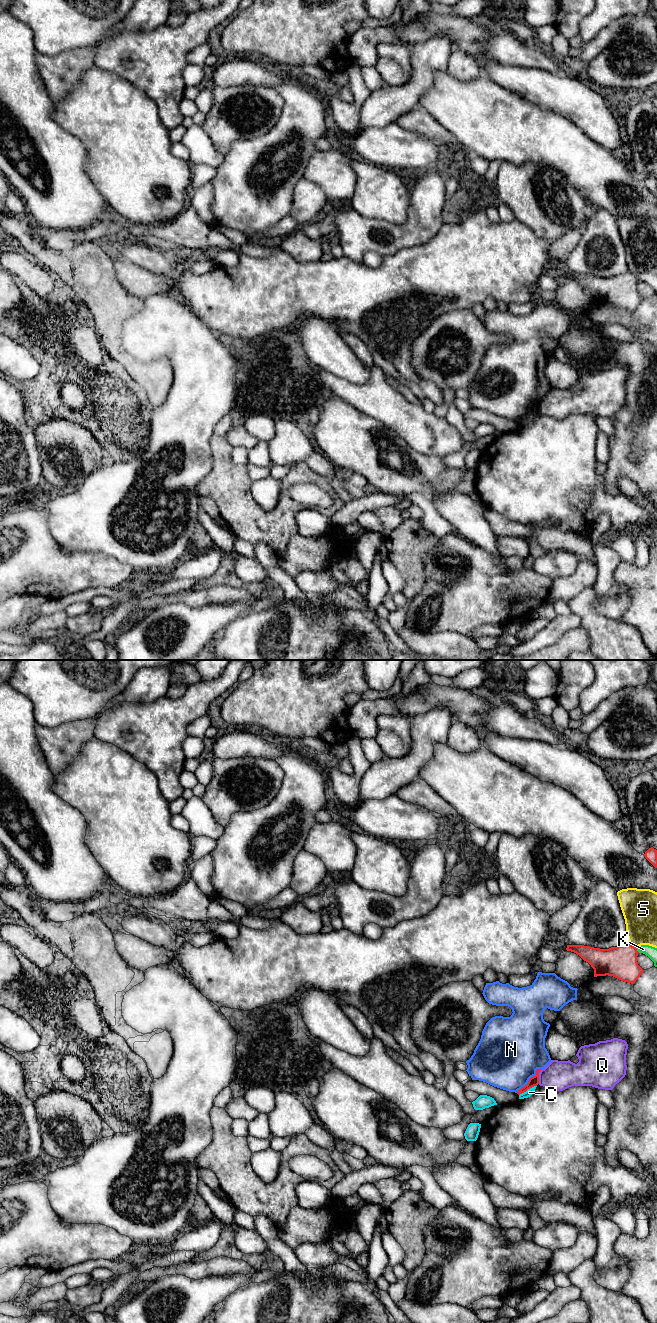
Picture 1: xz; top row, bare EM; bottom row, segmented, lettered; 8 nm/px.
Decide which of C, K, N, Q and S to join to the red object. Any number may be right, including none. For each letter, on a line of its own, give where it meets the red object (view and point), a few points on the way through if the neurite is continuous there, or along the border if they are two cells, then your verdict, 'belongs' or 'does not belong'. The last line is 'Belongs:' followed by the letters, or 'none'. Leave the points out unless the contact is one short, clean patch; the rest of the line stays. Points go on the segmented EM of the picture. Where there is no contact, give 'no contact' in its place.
C: meets red in xz at (527, 1089); border along xz (536, 1085), (519, 1095); does not belong
K: meets red in xz at (636, 950); does not belong
N: meets red in xz at (529, 1079); does not belong
Q: meets red in xz at (538, 1078); does not belong
S: meets red in xz at (633, 946); does not belong
Belongs: none

